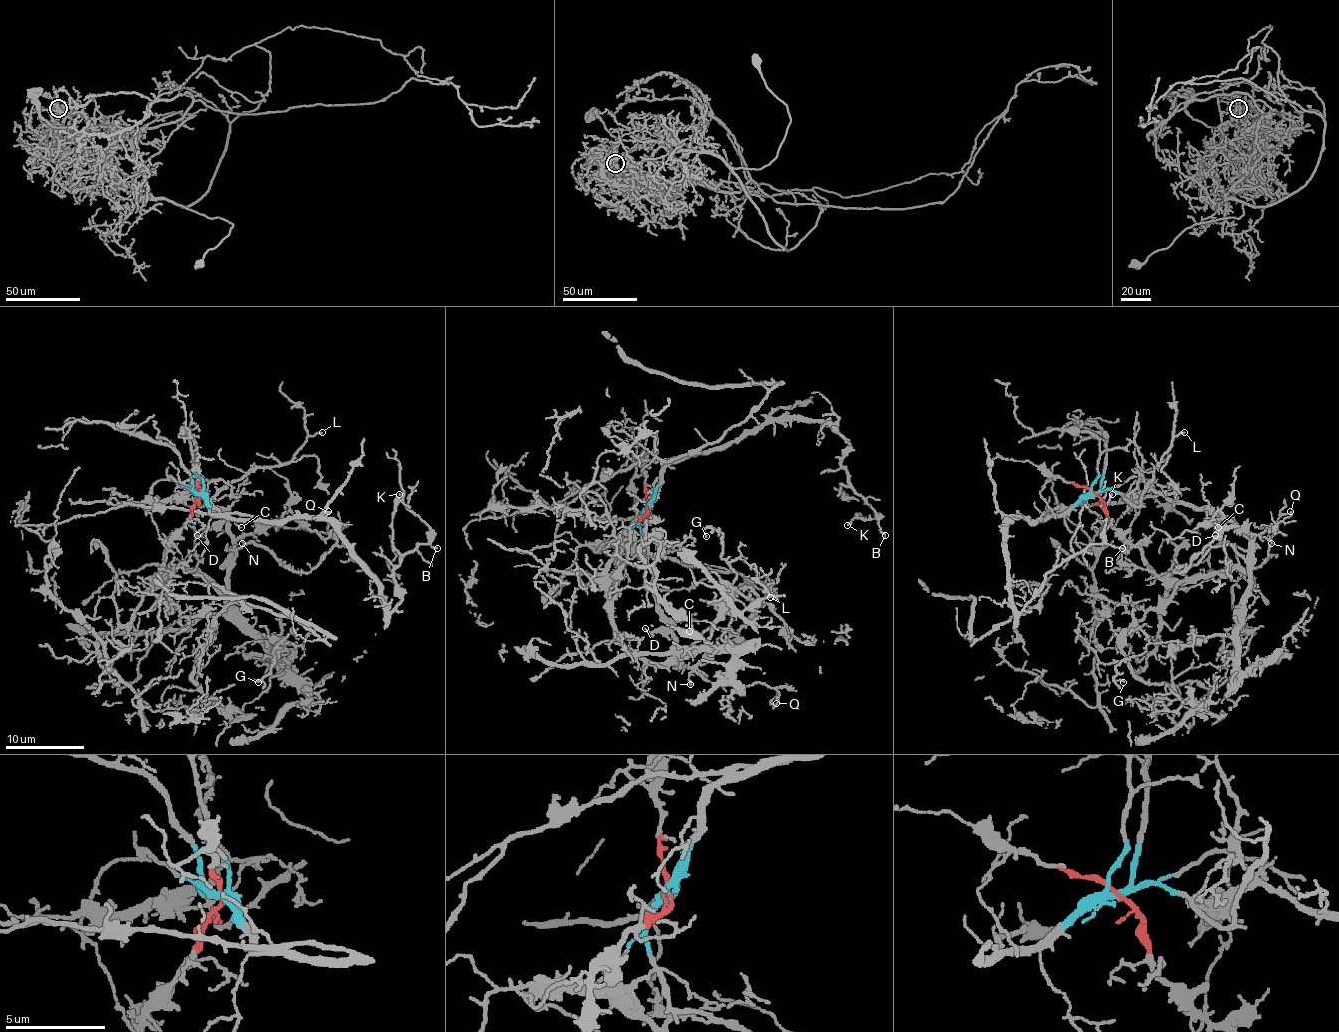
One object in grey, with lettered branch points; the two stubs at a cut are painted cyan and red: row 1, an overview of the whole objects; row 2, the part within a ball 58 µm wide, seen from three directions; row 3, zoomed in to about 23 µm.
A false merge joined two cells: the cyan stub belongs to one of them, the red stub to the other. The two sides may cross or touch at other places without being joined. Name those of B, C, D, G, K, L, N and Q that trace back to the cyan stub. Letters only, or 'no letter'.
B, K, L

